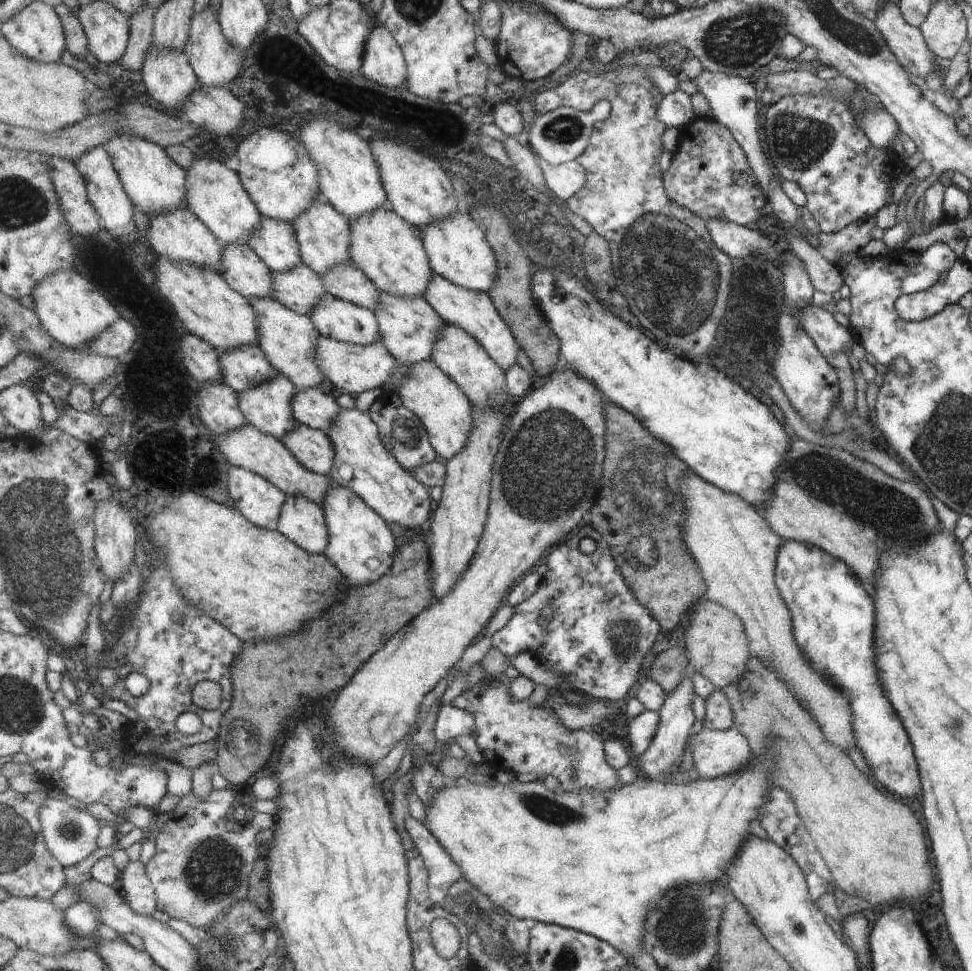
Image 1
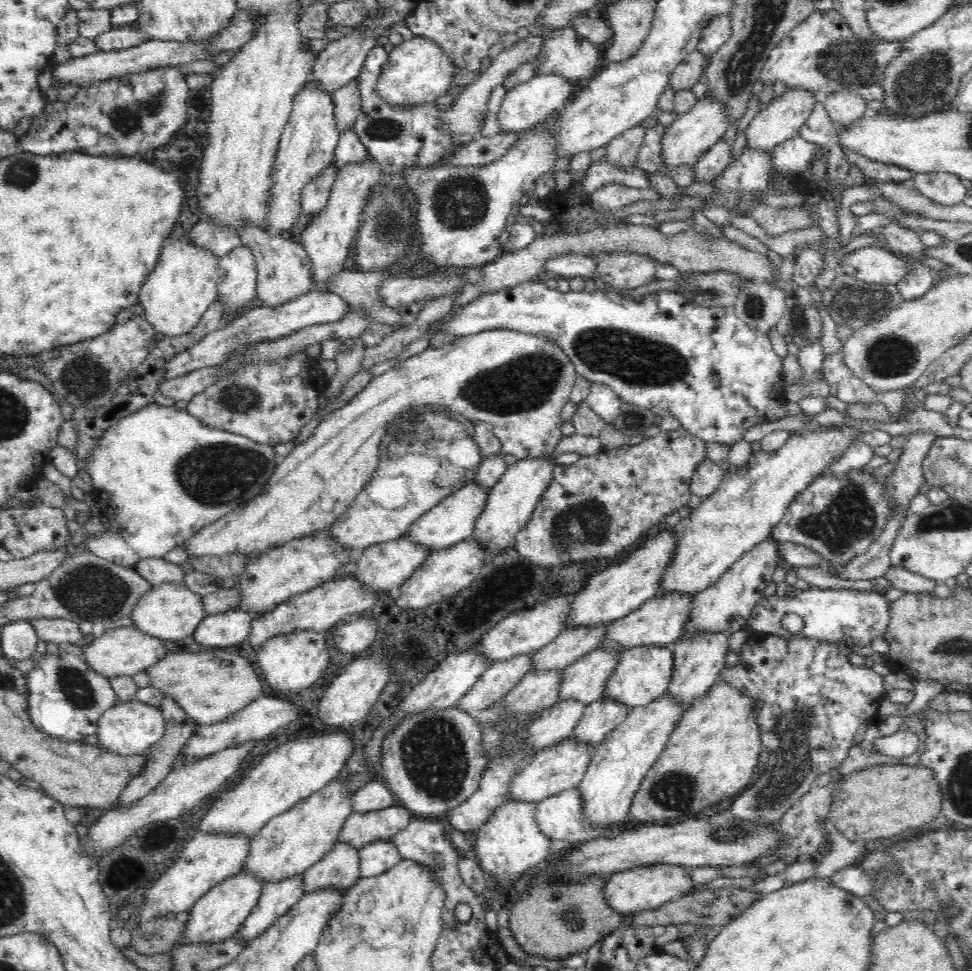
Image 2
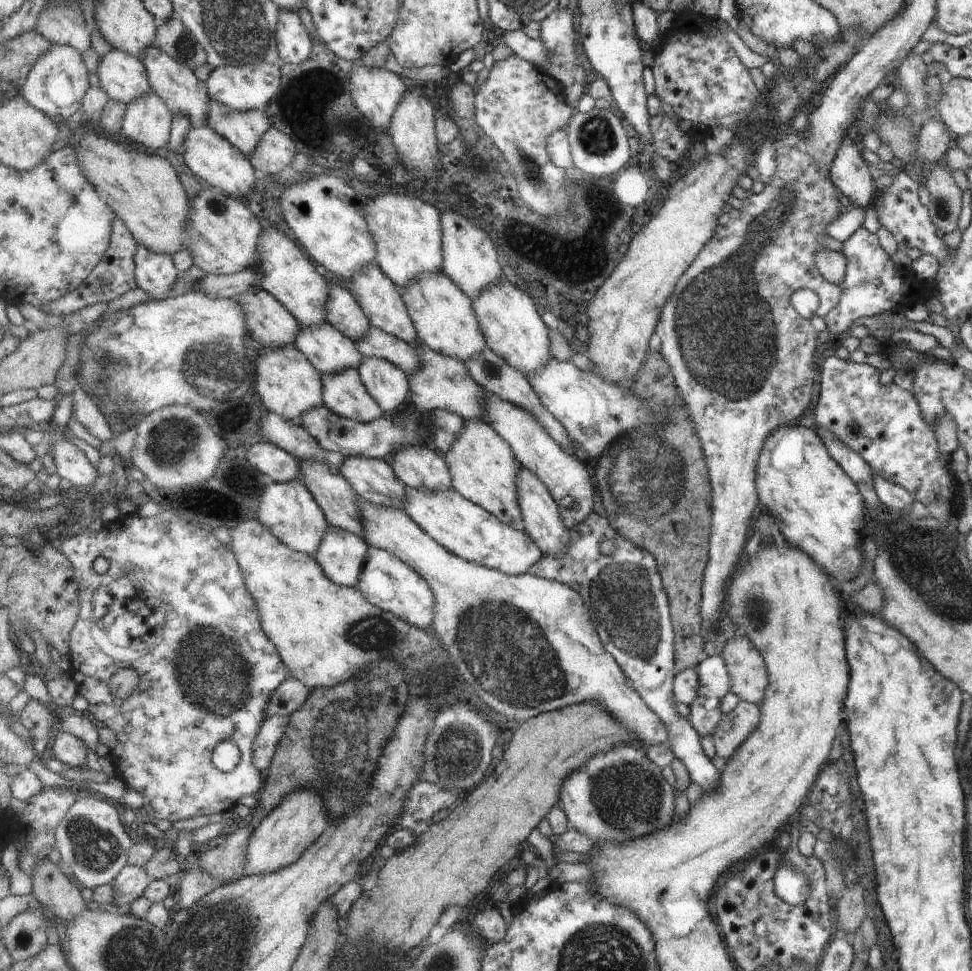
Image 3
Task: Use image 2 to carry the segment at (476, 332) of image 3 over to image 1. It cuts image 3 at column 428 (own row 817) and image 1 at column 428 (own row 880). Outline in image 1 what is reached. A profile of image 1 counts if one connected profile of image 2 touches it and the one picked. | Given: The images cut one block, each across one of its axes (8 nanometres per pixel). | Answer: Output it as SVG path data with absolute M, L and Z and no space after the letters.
M389 206L348 220L351 224L351 258L356 268L363 270L380 291L393 296L423 298L433 278L433 268L425 242L420 238L420 228L409 224Z

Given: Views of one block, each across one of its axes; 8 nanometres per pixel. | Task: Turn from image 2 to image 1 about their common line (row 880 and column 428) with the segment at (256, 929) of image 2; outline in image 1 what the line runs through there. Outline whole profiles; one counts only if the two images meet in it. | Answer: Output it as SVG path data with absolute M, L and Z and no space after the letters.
M433 271L433 278L425 290L424 298L447 323L469 332L505 372L513 370L513 366L519 364L517 356L519 356L521 346L513 336L511 328L501 318L500 312L497 311L488 293L461 288Z

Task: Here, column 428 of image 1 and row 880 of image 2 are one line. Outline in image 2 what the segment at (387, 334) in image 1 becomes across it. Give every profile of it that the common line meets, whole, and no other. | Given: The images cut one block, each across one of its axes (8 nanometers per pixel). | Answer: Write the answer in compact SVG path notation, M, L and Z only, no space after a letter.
M336 844L303 873L304 895L317 891L348 891L362 879L359 851L347 844Z

